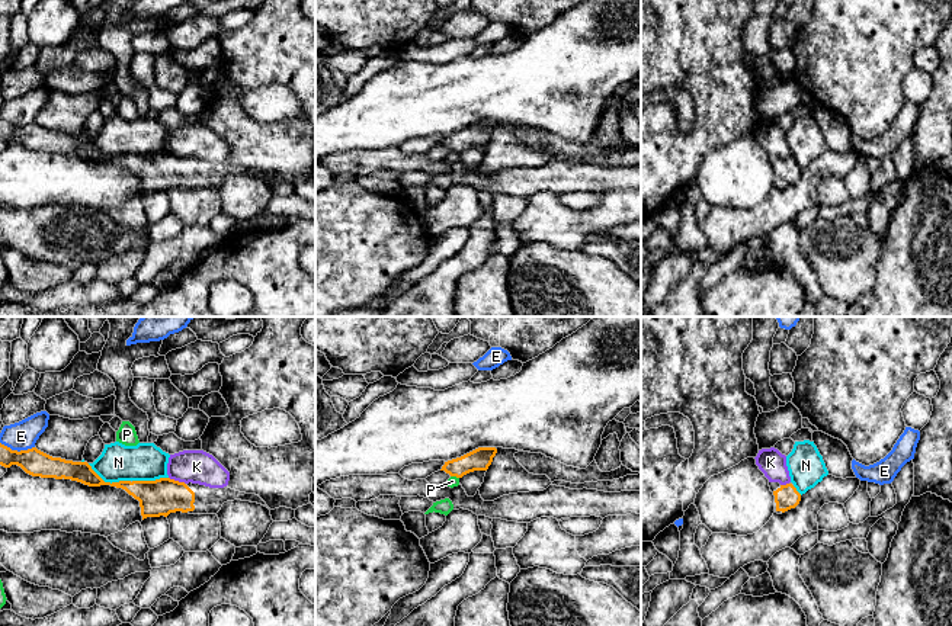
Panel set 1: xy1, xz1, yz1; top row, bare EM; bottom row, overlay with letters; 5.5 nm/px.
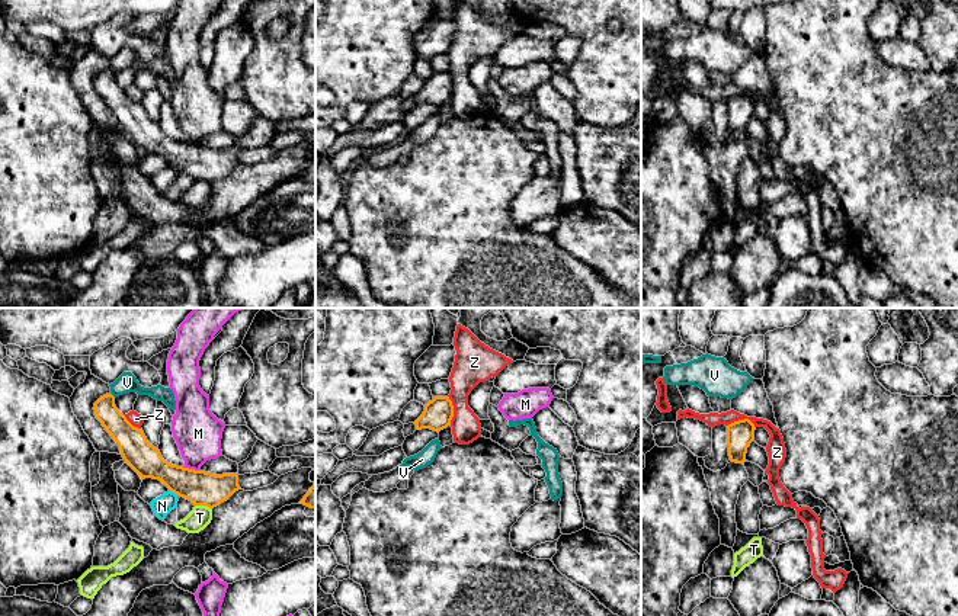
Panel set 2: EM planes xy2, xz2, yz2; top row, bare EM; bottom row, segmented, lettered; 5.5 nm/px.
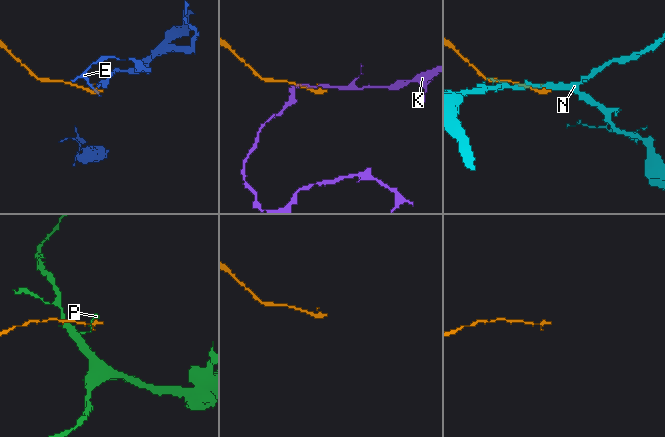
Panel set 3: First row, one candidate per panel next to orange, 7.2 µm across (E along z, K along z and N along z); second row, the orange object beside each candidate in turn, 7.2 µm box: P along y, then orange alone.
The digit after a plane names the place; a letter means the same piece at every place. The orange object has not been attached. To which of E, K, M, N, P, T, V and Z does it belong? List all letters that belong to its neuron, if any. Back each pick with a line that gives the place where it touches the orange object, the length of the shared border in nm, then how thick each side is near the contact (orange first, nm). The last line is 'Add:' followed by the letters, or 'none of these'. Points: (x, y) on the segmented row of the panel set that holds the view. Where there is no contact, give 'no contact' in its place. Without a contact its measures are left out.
Add: none of these

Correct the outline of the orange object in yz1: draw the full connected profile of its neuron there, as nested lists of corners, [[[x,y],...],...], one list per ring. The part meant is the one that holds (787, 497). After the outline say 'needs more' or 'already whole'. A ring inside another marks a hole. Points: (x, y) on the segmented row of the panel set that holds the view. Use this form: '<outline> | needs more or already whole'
[[[769,482],[770,491],[775,495],[775,513],[782,514],[795,508],[801,501],[801,494],[792,482],[780,485],[779,482]]] | needs more

